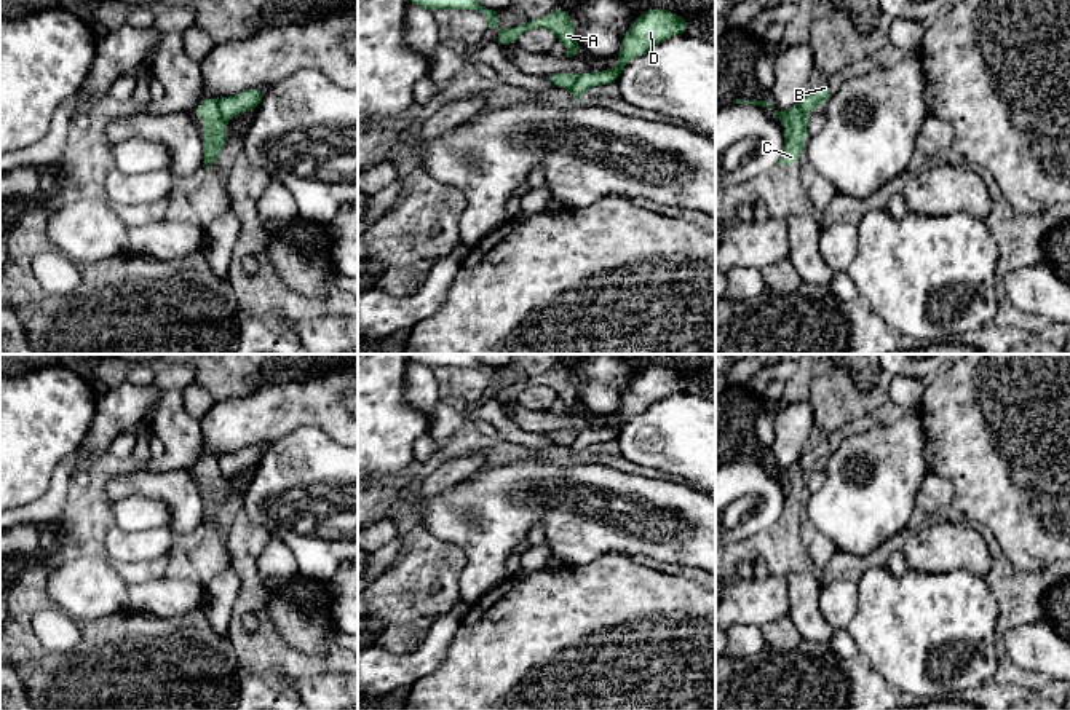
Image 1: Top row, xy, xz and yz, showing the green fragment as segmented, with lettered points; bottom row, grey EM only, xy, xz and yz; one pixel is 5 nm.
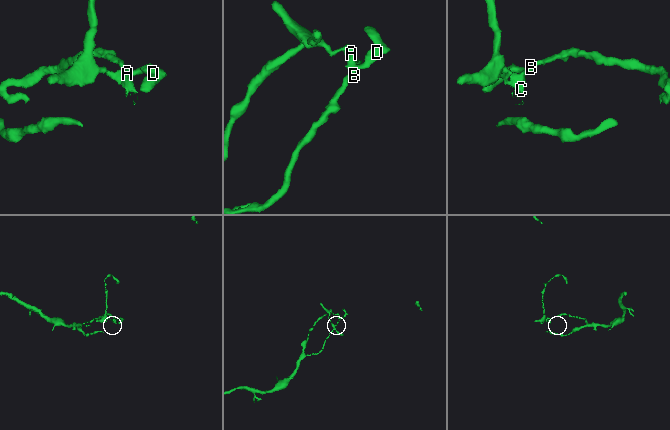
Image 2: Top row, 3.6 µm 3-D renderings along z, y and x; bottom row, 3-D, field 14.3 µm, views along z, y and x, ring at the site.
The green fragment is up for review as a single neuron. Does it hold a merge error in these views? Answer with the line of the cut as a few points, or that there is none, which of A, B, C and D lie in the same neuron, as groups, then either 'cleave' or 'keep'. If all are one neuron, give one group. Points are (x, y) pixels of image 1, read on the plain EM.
cut in xy along (214, 457), (225, 476); A C / B D; cleave

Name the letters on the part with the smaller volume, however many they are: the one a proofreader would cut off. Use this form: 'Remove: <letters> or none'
Remove: A, C

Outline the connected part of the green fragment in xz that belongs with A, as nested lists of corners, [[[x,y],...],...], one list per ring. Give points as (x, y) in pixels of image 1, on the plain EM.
[[[562,365],[546,370],[545,373],[529,378],[524,383],[513,383],[509,386],[500,386],[495,399],[505,405],[509,400],[516,400],[516,397],[530,386],[549,386],[556,391],[557,397],[561,397],[567,412],[564,415],[575,413],[578,410],[577,391],[572,380],[572,372]]]

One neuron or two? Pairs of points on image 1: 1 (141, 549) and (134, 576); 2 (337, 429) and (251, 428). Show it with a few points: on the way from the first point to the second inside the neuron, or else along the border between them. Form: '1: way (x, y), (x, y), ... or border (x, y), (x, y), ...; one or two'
1: border (170, 549), (131, 562), (106, 554); two
2: way (317, 415), (272, 415); one

